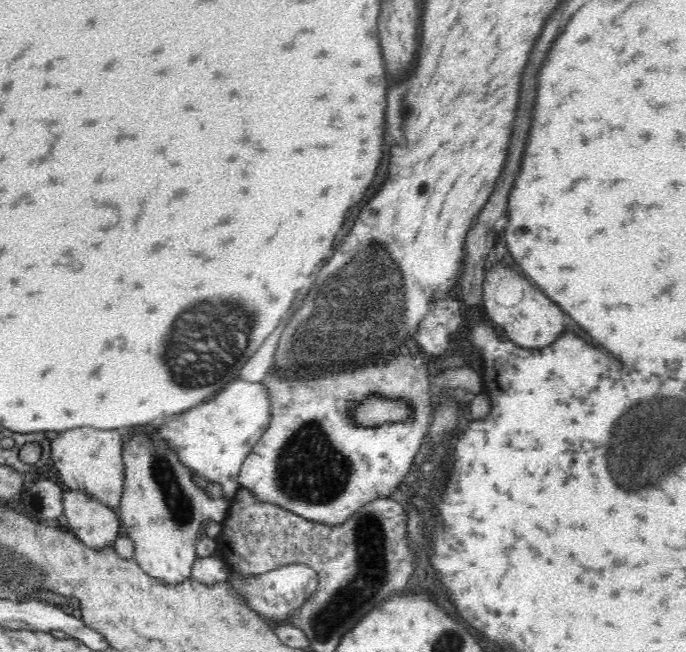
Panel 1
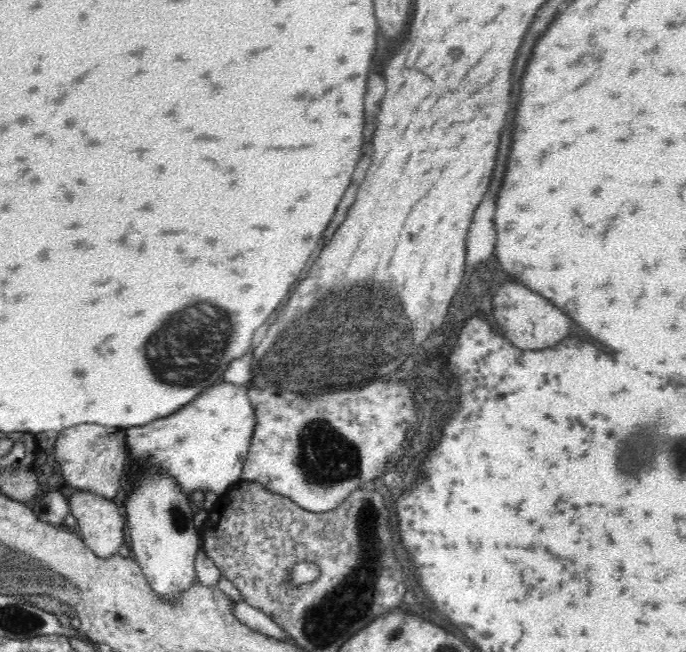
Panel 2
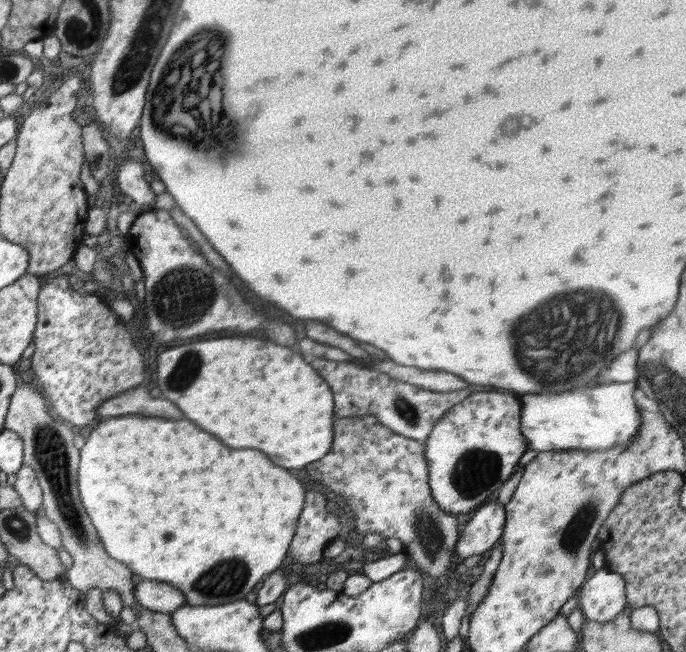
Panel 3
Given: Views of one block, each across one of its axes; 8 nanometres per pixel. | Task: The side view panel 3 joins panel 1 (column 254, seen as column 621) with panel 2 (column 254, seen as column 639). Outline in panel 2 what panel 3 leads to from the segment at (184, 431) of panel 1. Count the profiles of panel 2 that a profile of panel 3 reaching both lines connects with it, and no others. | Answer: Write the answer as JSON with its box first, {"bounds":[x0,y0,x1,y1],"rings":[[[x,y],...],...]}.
{"bounds":[126,382,257,496],"rings":[[[222,382],[220,386],[212,386],[210,390],[202,392],[200,398],[190,402],[190,406],[184,406],[182,410],[178,410],[178,414],[170,414],[146,426],[128,428],[126,442],[128,442],[131,468],[140,472],[162,471],[176,479],[176,483],[182,487],[182,493],[188,496],[196,490],[204,492],[212,490],[217,495],[228,492],[234,484],[242,480],[242,469],[256,429],[257,412],[250,403],[248,390],[250,390],[250,384],[234,386],[230,382]]]}

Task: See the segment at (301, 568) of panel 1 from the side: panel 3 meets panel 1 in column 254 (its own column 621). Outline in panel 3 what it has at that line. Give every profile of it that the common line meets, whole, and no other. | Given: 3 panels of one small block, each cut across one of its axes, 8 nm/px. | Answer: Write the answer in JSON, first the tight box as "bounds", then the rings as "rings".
{"bounds":[579,568,627,622],"rings":[[[603,568],[579,588],[579,609],[585,620],[608,622],[627,606],[625,580]]]}

